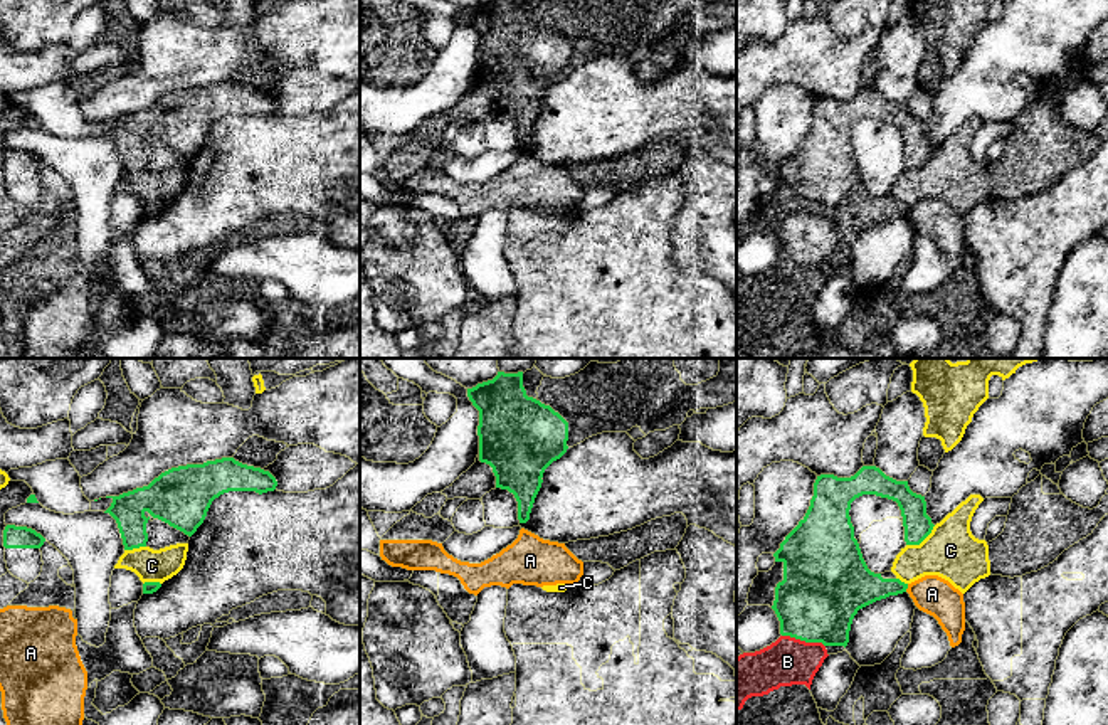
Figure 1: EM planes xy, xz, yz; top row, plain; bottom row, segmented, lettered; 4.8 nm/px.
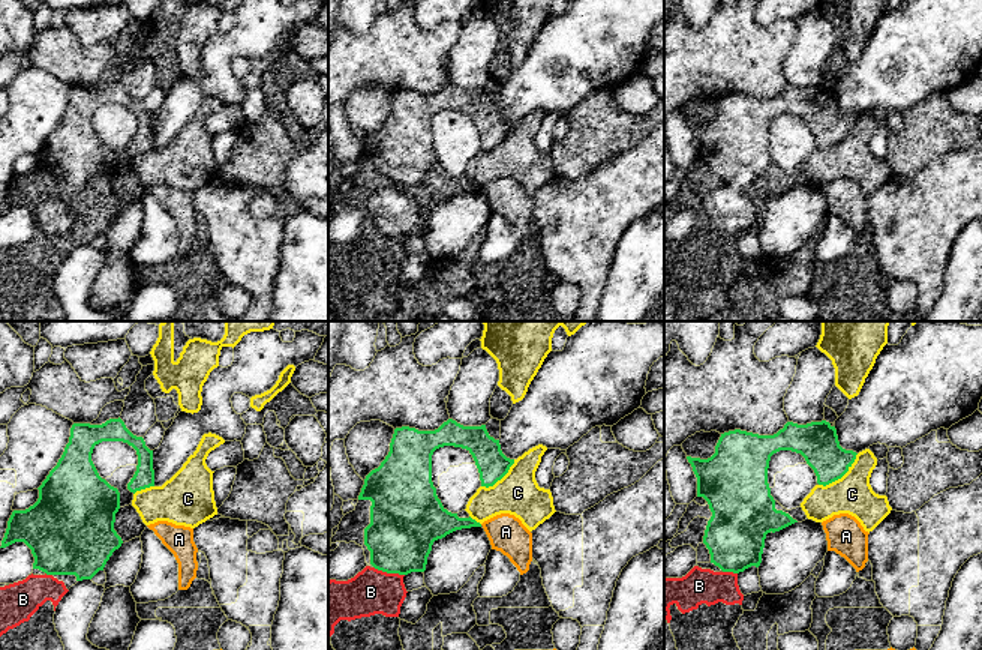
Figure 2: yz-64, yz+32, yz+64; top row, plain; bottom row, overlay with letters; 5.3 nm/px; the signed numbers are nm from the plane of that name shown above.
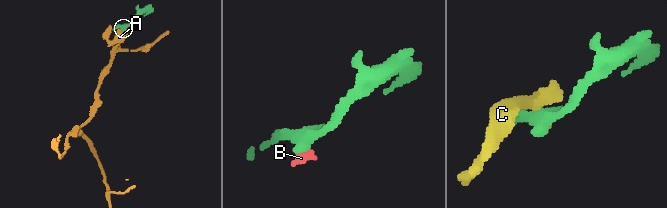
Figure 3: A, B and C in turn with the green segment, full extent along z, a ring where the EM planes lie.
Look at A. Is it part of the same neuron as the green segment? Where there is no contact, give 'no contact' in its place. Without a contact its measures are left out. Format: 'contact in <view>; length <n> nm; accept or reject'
contact in yz; length 40 nm; reject

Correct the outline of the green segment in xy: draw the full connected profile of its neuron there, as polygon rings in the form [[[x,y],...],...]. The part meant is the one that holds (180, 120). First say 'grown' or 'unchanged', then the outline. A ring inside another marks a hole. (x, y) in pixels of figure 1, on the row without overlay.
unchanged; [[[234,81],[171,91],[148,109],[111,121],[109,136],[119,151],[124,173],[146,170],[148,143],[158,141],[192,160],[215,121],[229,114],[274,114],[276,101]]]

